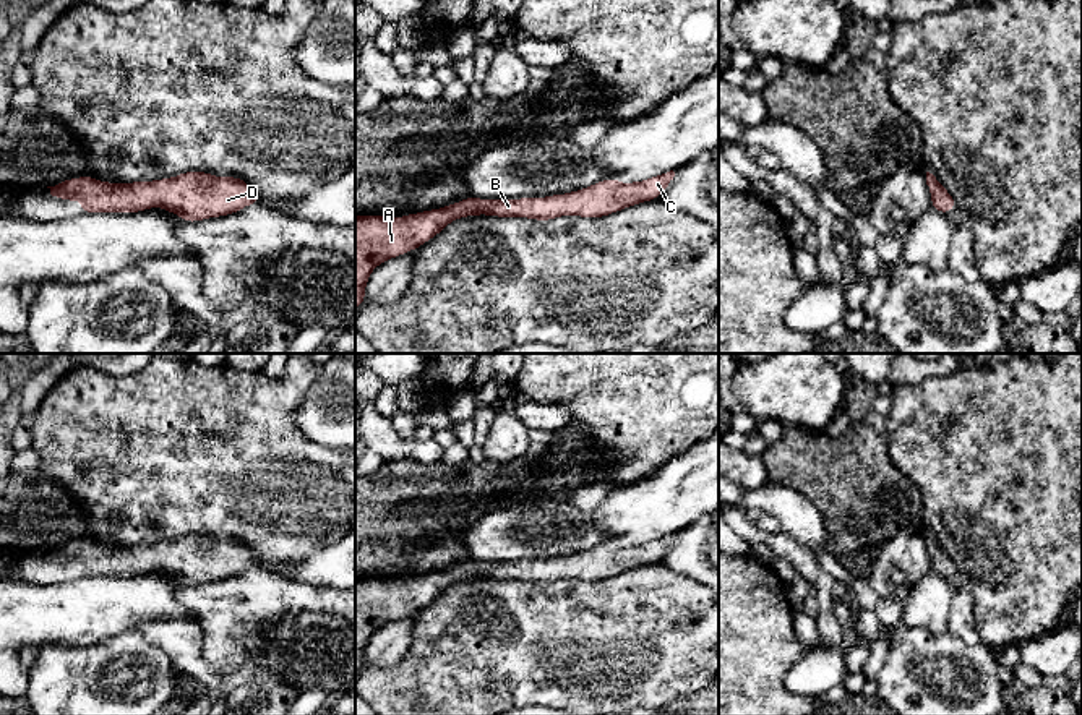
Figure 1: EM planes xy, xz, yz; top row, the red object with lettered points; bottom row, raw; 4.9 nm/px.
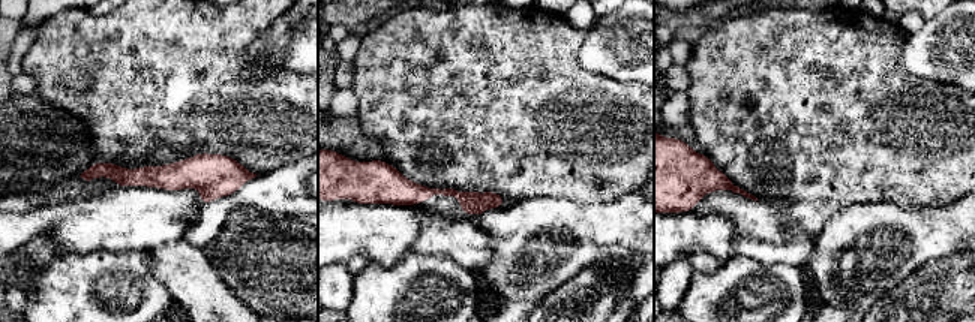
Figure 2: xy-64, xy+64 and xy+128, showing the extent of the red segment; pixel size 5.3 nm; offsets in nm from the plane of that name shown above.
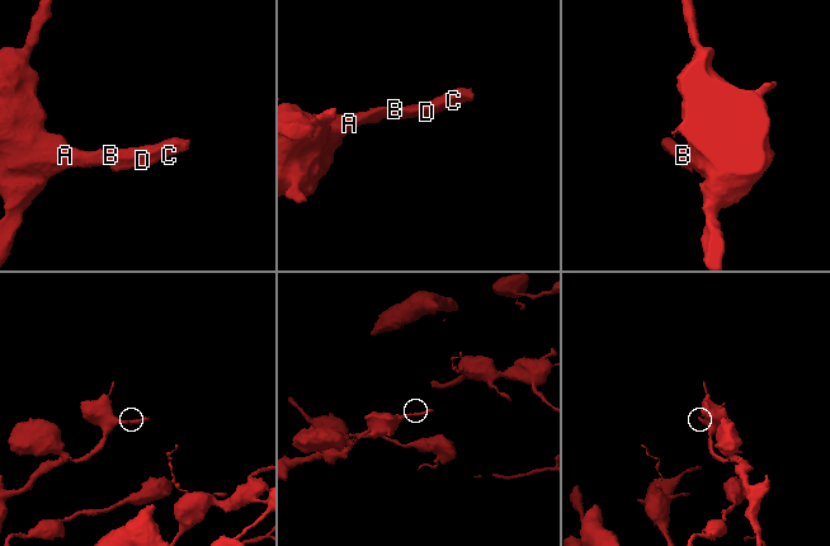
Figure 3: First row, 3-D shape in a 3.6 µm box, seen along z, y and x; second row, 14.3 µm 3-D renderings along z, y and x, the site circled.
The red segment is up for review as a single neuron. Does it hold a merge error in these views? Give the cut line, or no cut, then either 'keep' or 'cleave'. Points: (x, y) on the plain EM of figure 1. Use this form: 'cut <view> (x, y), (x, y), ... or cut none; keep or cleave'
cut none; keep

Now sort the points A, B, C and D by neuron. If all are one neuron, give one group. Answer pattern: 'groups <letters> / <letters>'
groups A B C D

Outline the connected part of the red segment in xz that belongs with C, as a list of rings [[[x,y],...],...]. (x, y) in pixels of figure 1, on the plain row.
[[[670,533],[633,546],[610,542],[577,554],[545,561],[480,563],[467,559],[459,566],[404,580],[355,579],[355,673],[363,666],[367,644],[378,627],[417,613],[459,580],[487,577],[535,584],[552,584],[560,579],[595,582],[657,563],[673,540],[675,535]]]

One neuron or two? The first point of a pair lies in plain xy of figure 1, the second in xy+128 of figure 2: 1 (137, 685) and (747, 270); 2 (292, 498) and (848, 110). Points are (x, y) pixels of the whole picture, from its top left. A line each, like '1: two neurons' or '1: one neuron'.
1: one neuron
2: one neuron

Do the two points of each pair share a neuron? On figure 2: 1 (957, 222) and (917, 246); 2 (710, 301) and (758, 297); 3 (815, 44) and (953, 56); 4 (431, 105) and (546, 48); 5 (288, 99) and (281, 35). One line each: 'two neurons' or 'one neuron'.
1: one neuron
2: one neuron
3: two neurons
4: one neuron
5: two neurons

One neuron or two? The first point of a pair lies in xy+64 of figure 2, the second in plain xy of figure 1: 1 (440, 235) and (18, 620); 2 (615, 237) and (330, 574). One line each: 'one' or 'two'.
1: two
2: two

